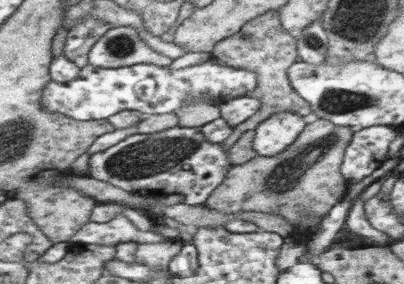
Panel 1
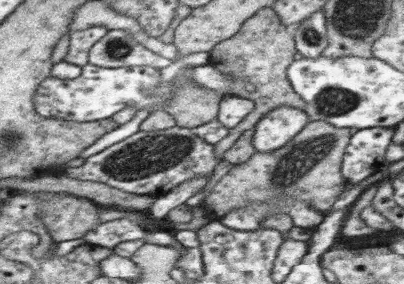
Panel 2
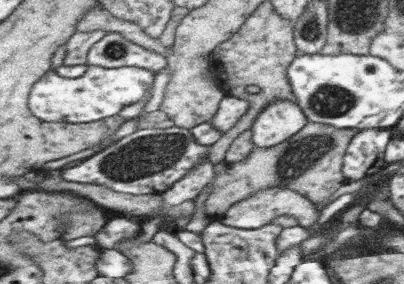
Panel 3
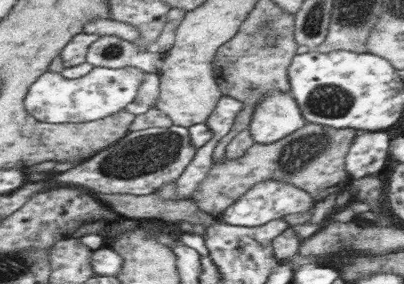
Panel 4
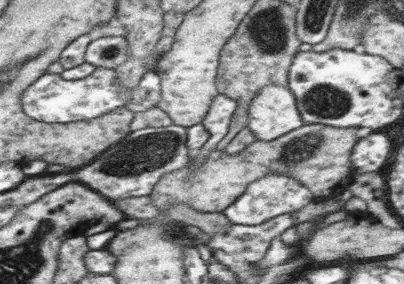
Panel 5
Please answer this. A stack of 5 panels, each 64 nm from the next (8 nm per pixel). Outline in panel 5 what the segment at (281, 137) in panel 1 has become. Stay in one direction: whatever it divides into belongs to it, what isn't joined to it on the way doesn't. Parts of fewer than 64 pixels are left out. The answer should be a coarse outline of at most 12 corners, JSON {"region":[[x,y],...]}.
{"region":[[289,86],[259,90],[247,118],[255,142],[305,124]]}

